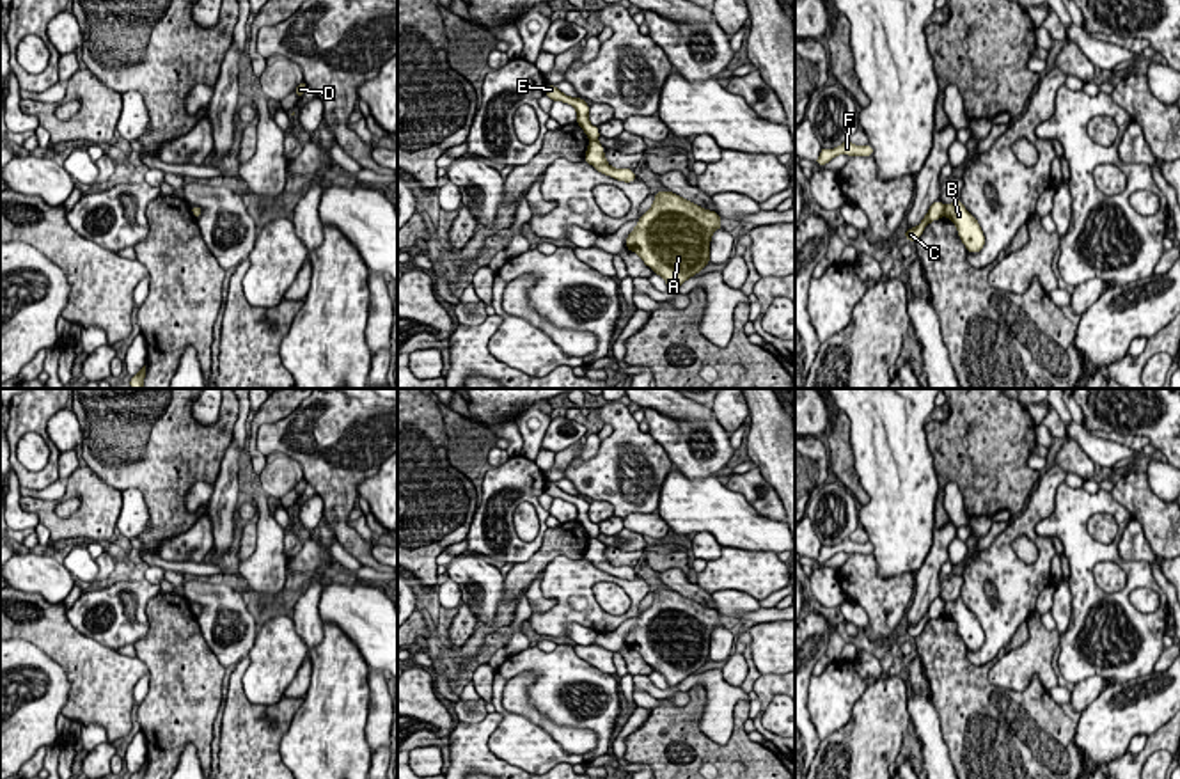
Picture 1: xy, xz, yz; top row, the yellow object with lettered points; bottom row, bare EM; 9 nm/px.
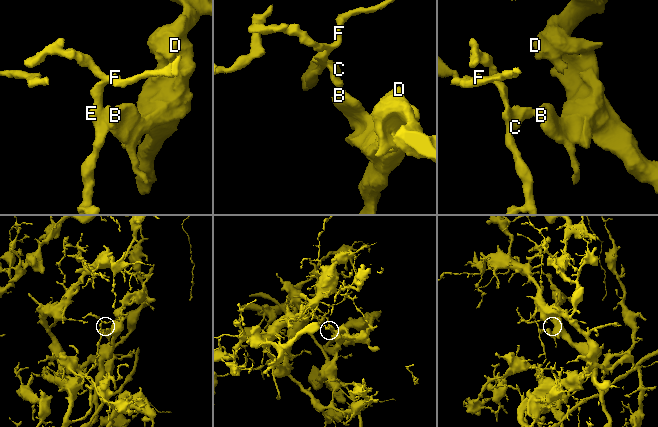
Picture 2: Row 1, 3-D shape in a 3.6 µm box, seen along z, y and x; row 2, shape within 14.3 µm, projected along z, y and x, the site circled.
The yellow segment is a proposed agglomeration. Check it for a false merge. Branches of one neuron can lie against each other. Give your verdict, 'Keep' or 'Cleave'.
Cleave

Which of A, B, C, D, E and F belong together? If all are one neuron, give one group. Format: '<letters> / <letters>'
A B D / C E F

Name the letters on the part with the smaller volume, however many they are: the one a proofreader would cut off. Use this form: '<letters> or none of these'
A, B, D

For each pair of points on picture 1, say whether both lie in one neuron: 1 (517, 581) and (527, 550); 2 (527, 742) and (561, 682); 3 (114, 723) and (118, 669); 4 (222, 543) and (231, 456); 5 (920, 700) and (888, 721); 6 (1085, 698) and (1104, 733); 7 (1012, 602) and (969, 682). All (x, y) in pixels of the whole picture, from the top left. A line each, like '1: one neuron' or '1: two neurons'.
1: two neurons
2: one neuron
3: one neuron
4: one neuron
5: two neurons
6: two neurons
7: two neurons

